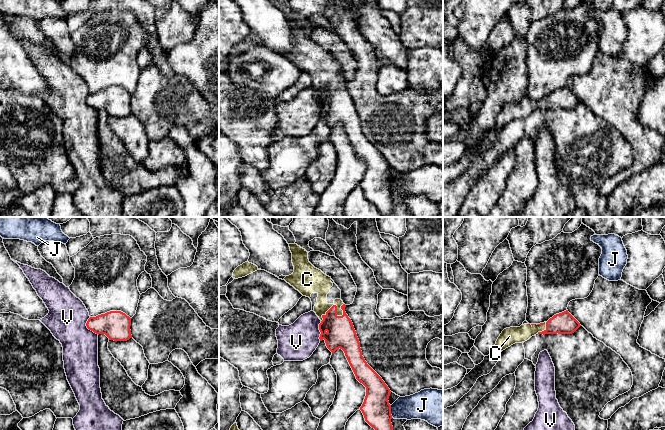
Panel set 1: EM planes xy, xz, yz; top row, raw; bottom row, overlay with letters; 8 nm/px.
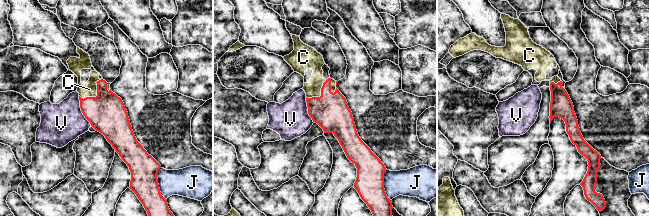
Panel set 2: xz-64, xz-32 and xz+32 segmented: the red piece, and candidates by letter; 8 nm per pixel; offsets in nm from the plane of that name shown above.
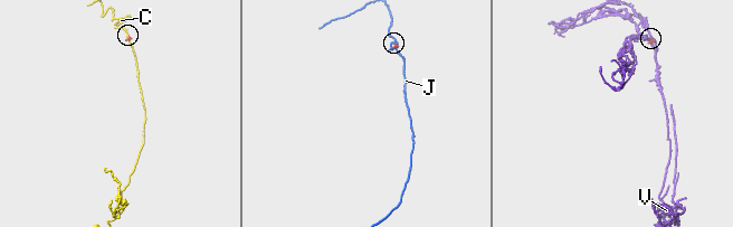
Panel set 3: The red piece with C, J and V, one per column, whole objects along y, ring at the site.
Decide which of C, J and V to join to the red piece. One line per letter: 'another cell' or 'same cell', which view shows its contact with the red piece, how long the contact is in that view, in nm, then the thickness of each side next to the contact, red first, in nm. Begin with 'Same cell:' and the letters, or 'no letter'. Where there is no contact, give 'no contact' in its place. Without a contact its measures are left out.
Same cell: C
C: same cell; contact in xz; length 240 nm; calibres 220 and 170 nm
J: another cell; contact in xz; length 100 nm; calibres 220 and 220 nm
V: another cell; contact in xy; length 160 nm; calibres 220 and 320 nm

